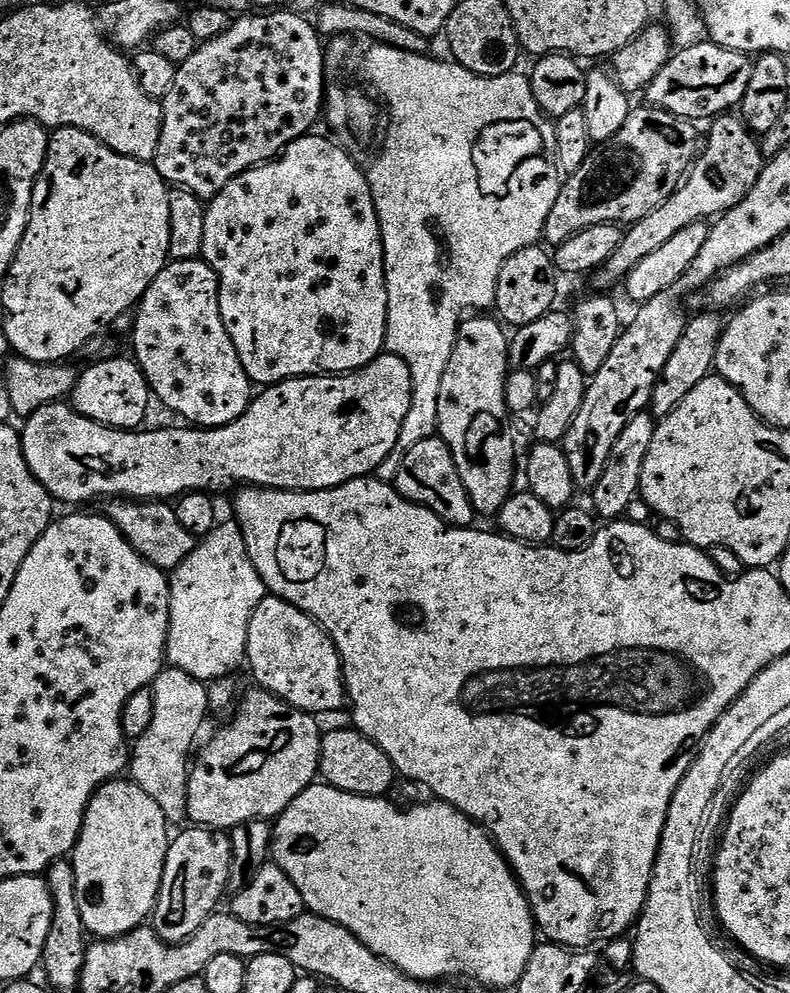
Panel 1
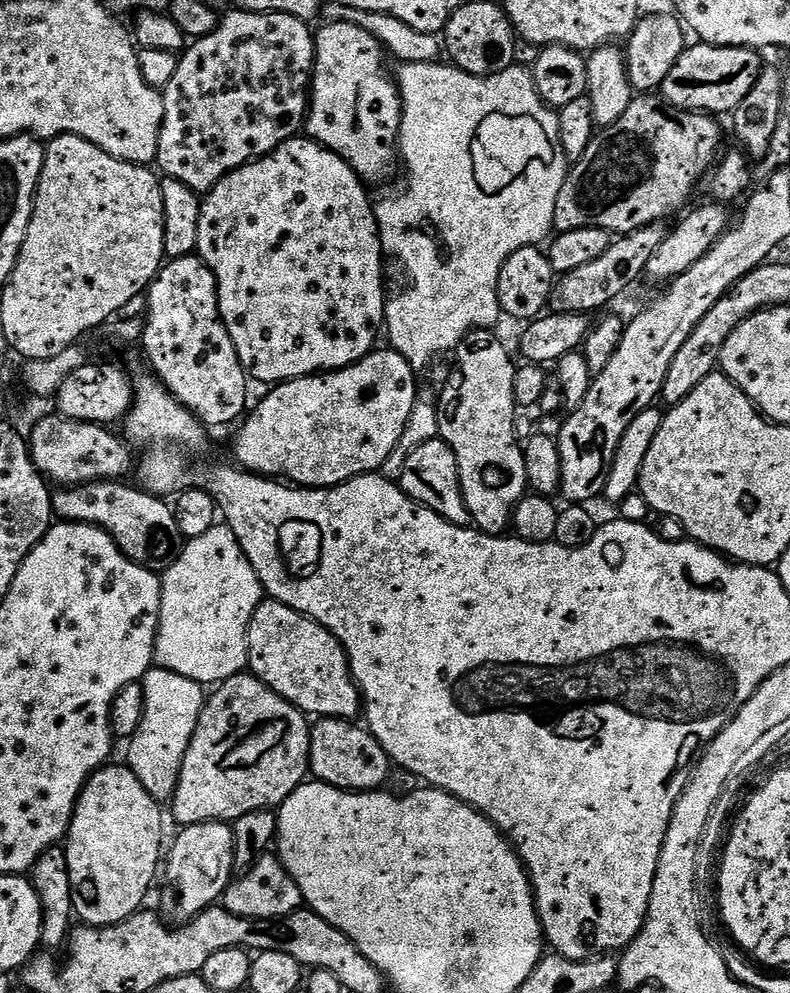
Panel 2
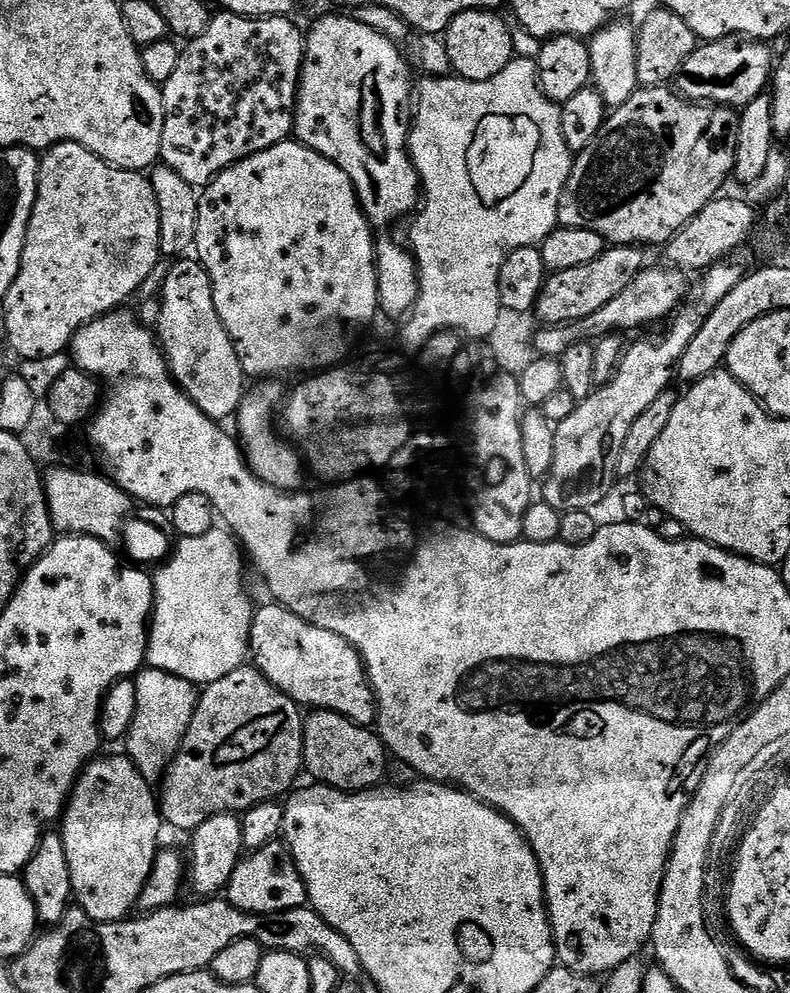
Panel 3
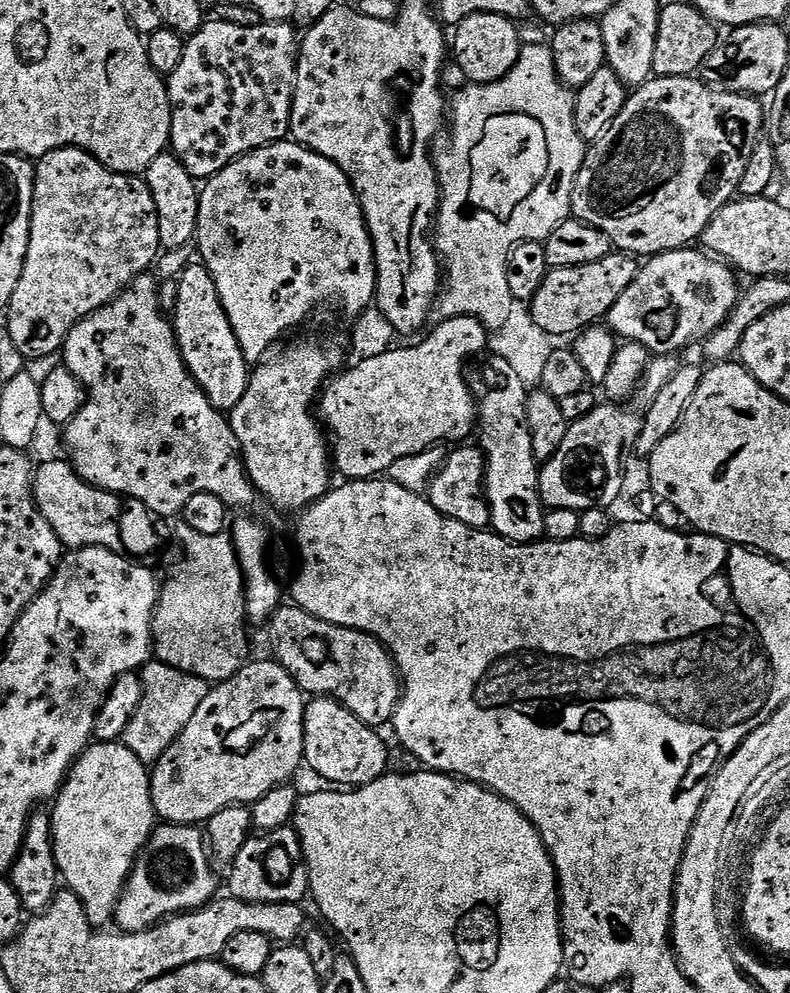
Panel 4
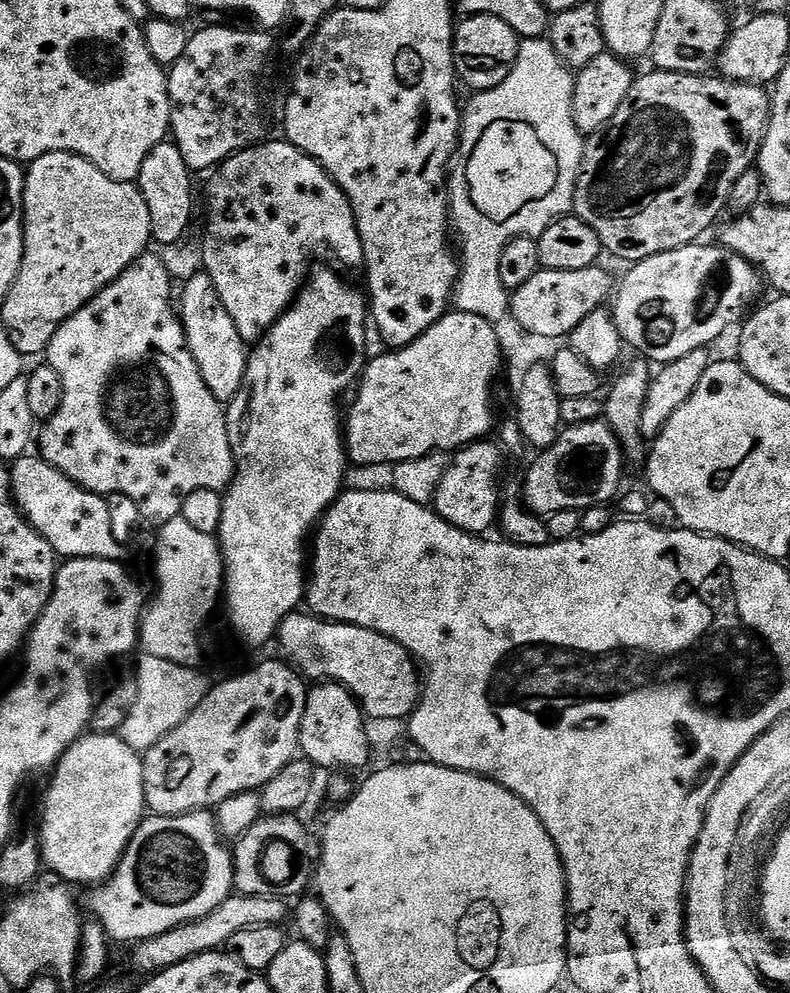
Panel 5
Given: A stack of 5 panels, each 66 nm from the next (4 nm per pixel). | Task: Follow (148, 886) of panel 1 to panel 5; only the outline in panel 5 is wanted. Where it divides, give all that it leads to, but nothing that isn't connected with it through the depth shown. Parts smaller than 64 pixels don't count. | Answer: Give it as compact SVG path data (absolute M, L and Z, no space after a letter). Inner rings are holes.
M85 734L79 740L75 740L66 751L62 758L57 762L54 771L51 773L52 785L48 788L48 793L44 796L44 813L40 816L40 840L38 839L38 851L44 860L44 868L51 875L60 877L61 880L69 885L88 884L87 886L99 886L116 871L118 862L134 834L138 830L141 820L146 816L146 805L144 803L144 761L141 753L135 752L126 742L121 740L116 734Z

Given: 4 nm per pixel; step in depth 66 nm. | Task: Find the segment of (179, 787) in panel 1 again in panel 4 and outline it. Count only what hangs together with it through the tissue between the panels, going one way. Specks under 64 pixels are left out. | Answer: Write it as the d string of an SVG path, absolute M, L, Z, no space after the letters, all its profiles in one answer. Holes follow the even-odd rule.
M159 662L145 664L142 679L142 702L138 702L138 710L134 718L130 718L130 726L122 729L122 742L142 763L151 766L162 758L162 754L166 754L166 750L170 750L178 734L186 730L190 718L194 718L194 710L198 710L207 698L210 684L194 674L186 674L174 666Z

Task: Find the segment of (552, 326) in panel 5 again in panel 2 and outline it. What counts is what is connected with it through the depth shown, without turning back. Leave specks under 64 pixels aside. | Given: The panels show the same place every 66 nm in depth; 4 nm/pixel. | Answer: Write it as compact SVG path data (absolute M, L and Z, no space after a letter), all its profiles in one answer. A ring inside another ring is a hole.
M663 223L651 224L637 232L629 232L613 239L612 244L602 254L602 258L594 258L586 266L578 266L578 270L563 273L557 279L556 287L552 289L551 307L557 312L579 312L596 314L607 306L611 300L616 300L639 276L643 277L648 270L650 257L654 250L662 246L666 235Z

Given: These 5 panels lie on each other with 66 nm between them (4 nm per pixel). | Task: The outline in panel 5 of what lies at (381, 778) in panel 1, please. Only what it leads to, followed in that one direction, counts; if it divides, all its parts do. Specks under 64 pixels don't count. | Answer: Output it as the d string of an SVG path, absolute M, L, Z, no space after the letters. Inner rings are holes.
M331 682L317 683L315 686L308 688L306 706L300 723L300 752L317 769L336 768L332 770L348 770L344 768L364 768L368 764L368 755L373 755L374 752L372 745L367 740L365 723L366 717L361 712L360 705L356 703L356 699L341 684Z

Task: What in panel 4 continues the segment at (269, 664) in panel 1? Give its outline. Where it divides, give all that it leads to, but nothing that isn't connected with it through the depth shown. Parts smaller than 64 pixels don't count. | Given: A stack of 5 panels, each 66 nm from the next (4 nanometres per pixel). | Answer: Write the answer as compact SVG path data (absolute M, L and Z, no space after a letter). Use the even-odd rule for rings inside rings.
M295 606L277 608L270 627L271 655L292 675L301 692L312 698L332 697L370 728L379 729L380 724L391 721L400 701L402 681L392 653L376 637L322 622Z

